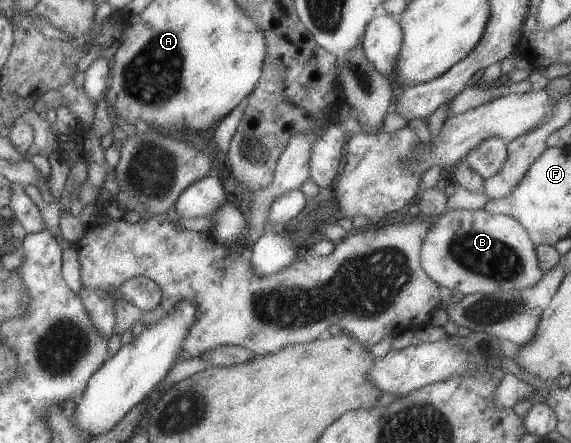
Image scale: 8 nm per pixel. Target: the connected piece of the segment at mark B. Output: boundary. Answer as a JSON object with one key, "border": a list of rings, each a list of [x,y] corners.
{"border":[[[485,207],[477,210],[456,208],[447,210],[429,229],[421,247],[421,266],[438,284],[463,296],[520,291],[535,286],[545,271],[540,267],[536,246],[526,228],[516,218],[490,213]]]}

